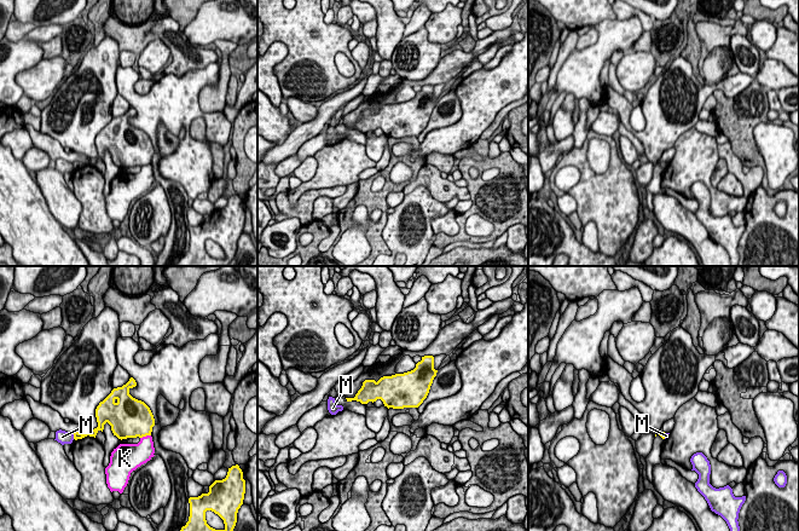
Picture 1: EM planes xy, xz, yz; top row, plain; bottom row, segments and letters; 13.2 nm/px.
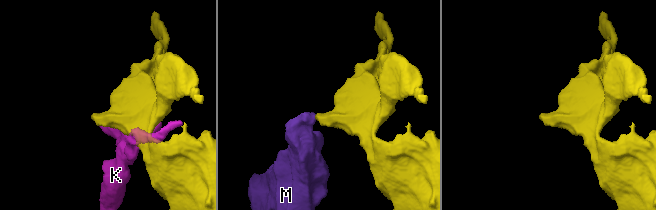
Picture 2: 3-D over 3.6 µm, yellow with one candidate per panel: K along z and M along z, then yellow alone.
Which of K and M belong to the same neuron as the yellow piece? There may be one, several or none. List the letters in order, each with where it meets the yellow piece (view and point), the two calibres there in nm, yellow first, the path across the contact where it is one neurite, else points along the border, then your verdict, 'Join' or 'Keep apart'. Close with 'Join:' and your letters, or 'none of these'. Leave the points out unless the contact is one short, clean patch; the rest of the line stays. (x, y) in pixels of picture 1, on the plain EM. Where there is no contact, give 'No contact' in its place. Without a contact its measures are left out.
K: Touches yellow at xy (145, 165). Thickness 440 nm (yellow) against 280 nm. Keep apart
M: Touches yellow at xy (74, 165). Thickness 100 nm (yellow) against 170 nm. Boundary: xy (71, 162), (74, 167). Keep apart
Join: none of these

